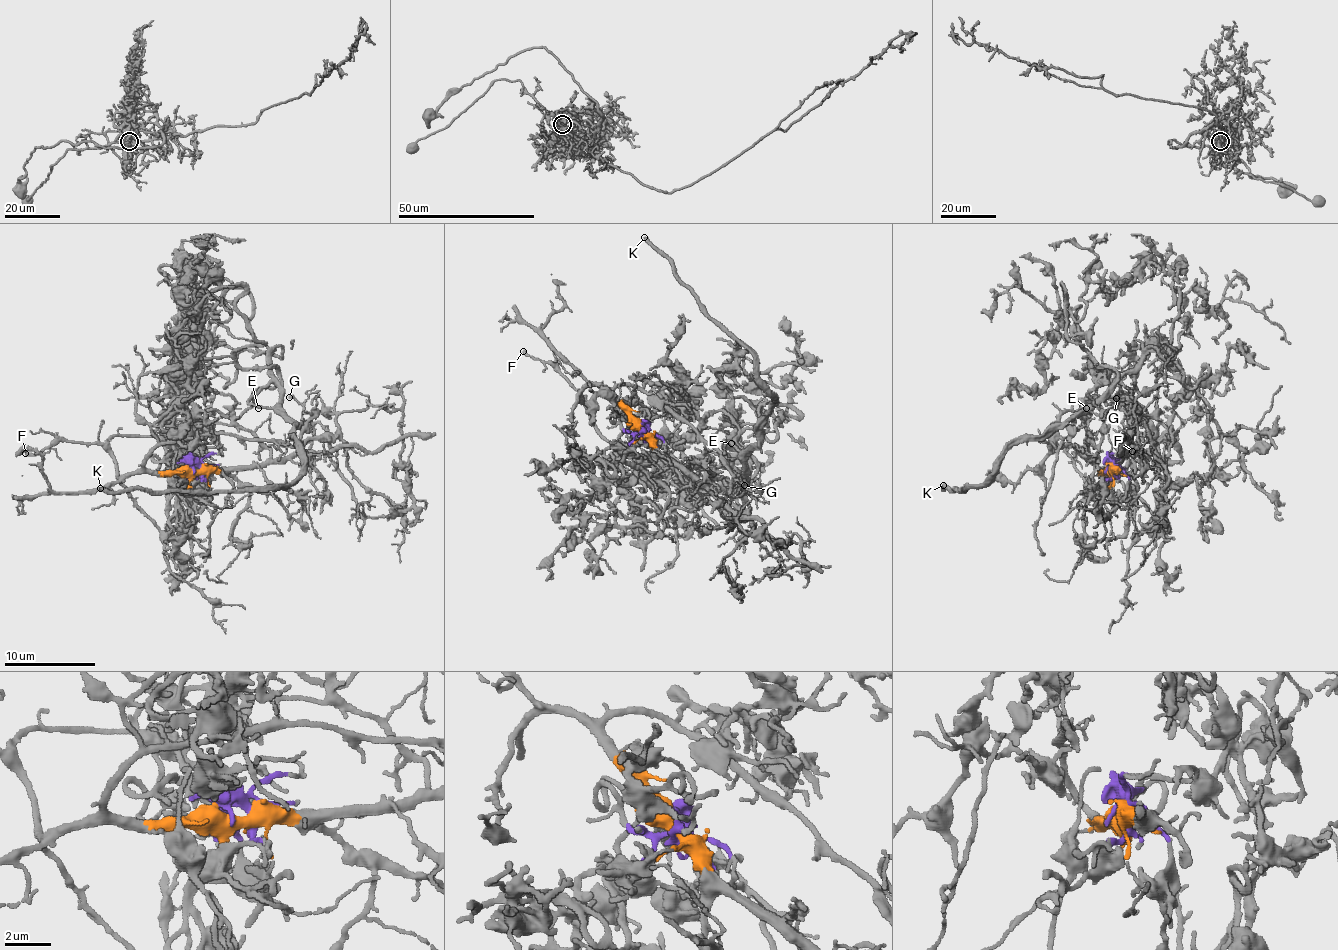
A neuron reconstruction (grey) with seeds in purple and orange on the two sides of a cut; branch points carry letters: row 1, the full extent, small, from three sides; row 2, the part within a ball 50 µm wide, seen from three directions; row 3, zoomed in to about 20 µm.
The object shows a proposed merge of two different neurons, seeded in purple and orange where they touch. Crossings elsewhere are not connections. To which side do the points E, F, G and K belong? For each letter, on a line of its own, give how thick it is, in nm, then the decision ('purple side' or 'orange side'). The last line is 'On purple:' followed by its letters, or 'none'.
E: calibre 220 nm; purple side
F: calibre 200 nm; orange side
G: calibre 170 nm; orange side
K: calibre 280 nm; purple side
On purple: E, K

